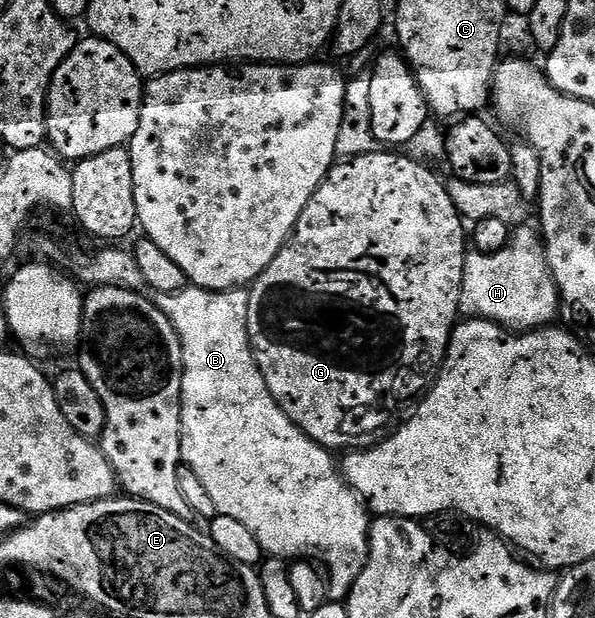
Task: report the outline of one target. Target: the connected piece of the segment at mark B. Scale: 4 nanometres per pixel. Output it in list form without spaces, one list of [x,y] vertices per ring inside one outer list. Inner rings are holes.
[[[186,285],[181,291],[175,293],[156,293],[155,302],[163,313],[175,325],[179,333],[179,341],[183,349],[183,389],[181,390],[181,461],[184,466],[191,468],[199,481],[207,489],[207,493],[215,500],[217,514],[235,517],[242,525],[247,525],[251,533],[259,541],[262,552],[266,556],[284,559],[286,561],[316,561],[323,566],[324,574],[327,576],[329,585],[329,599],[333,601],[348,600],[351,589],[363,573],[363,569],[369,560],[369,524],[371,522],[370,512],[367,510],[362,498],[345,481],[345,476],[333,464],[334,456],[325,448],[321,447],[311,437],[307,437],[298,427],[290,421],[287,413],[279,409],[275,397],[271,397],[271,389],[267,389],[267,381],[259,369],[259,365],[253,356],[253,346],[249,343],[249,326],[247,325],[247,313],[249,312],[249,291],[238,289],[235,291],[208,291],[202,287]]]

